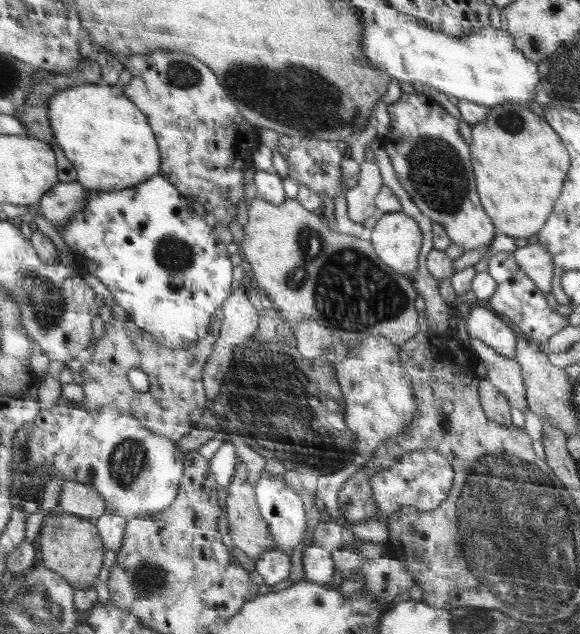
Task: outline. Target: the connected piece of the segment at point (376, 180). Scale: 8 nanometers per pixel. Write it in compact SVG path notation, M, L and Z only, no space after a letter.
M364 159L360 164L358 183L345 191L348 218L363 224L366 218L378 216L374 199L383 185L380 167L377 163Z

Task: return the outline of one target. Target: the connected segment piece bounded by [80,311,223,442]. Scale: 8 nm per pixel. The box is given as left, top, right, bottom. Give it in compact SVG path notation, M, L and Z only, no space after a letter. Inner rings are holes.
M216 312L211 318L210 329L206 337L191 342L184 348L160 346L149 332L134 326L129 319L105 323L101 338L95 343L96 349L88 363L83 365L80 374L84 379L83 404L87 411L97 414L104 405L116 405L121 412L139 417L139 423L151 432L164 435L172 442L192 431L196 420L206 410L206 398L202 390L202 368L214 353L215 342L219 338L223 319L222 312ZM168 360L172 360L168 364ZM132 370L140 370L138 374L146 374L150 381L147 394L138 392L128 380ZM186 370L186 372L184 372Z

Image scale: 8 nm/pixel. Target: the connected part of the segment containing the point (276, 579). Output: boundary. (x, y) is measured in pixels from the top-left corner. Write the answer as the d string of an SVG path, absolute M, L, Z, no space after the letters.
M282 548L266 551L263 557L259 558L252 565L252 568L262 576L262 580L264 580L270 588L282 582L284 578L289 578L290 567L292 567L290 553Z

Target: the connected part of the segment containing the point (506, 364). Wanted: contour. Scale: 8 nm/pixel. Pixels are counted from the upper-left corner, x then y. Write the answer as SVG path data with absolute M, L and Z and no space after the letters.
M470 338L470 350L484 362L487 380L508 399L509 405L526 413L529 411L522 368L514 359L508 359L492 350L487 343Z

